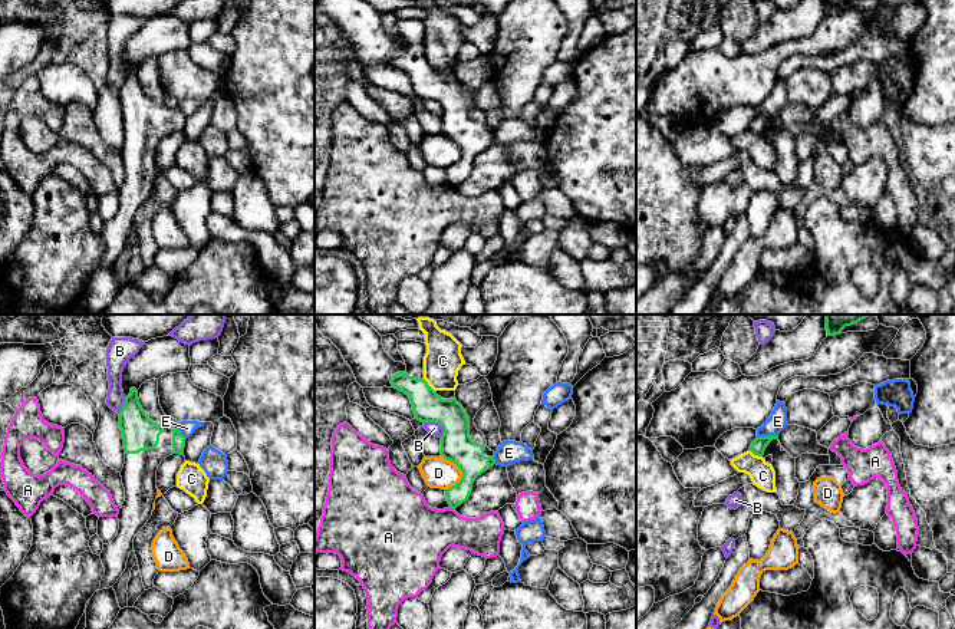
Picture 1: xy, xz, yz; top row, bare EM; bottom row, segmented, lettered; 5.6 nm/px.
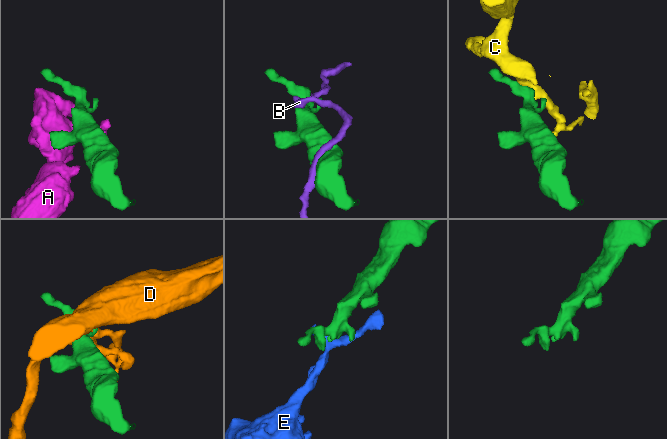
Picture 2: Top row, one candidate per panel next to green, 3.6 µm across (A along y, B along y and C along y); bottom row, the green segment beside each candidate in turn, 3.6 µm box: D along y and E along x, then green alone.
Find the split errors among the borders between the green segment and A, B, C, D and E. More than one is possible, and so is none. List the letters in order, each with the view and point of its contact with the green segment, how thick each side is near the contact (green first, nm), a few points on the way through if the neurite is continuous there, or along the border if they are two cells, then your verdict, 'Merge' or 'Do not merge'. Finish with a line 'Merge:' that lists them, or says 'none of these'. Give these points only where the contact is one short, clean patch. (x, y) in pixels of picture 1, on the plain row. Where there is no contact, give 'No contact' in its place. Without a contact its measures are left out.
A: Touches green at xz (451, 185). Thickness 120 nm (green) against 360 nm. Do not merge
B: Touches green at xz (437, 99). Thickness 180 nm (green) against 70 nm. Do not merge
C: Touches green at xz (428, 63). Thickness 170 nm (green) against 200 nm. Do not merge
D: Touches green at xz (461, 150). Thickness 180 nm (green) against 180 nm. Boundary: xz (441, 132), (453, 140), (461, 151), (461, 155), (445, 168). Do not merge
E: Touches green at yz (769, 114). Thickness 90 nm (green) against 110 nm. Boundary: yz (777, 112), (757, 115). Do not merge
Merge: none of these

